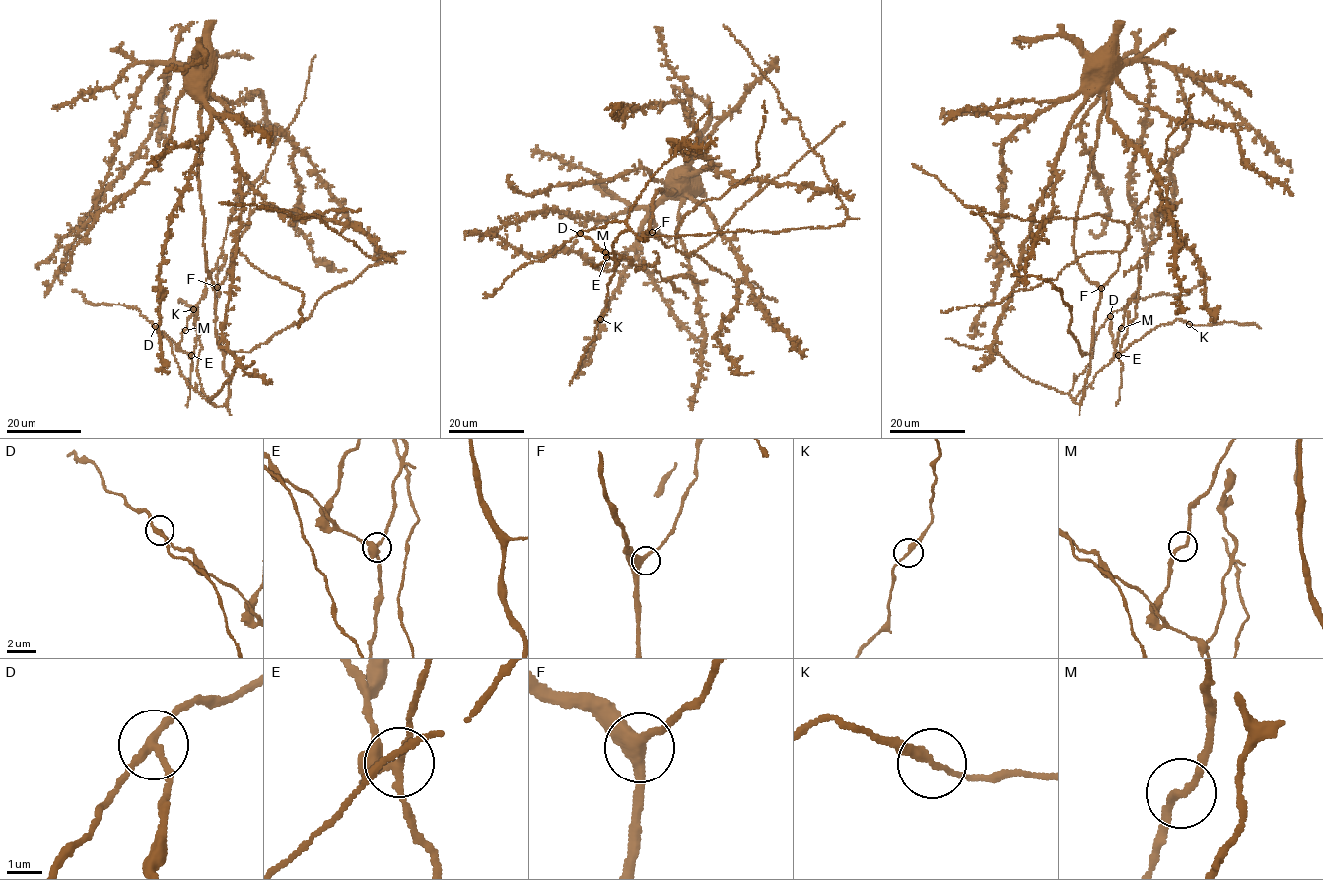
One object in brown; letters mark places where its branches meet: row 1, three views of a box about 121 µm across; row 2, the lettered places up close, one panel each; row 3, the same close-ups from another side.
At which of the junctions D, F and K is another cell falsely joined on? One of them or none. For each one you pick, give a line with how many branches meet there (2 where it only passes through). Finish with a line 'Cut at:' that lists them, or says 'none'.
D: 3
Cut at: D

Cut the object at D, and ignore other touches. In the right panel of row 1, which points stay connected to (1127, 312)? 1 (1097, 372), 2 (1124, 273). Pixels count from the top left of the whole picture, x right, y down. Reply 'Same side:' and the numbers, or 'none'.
Same side: 2

